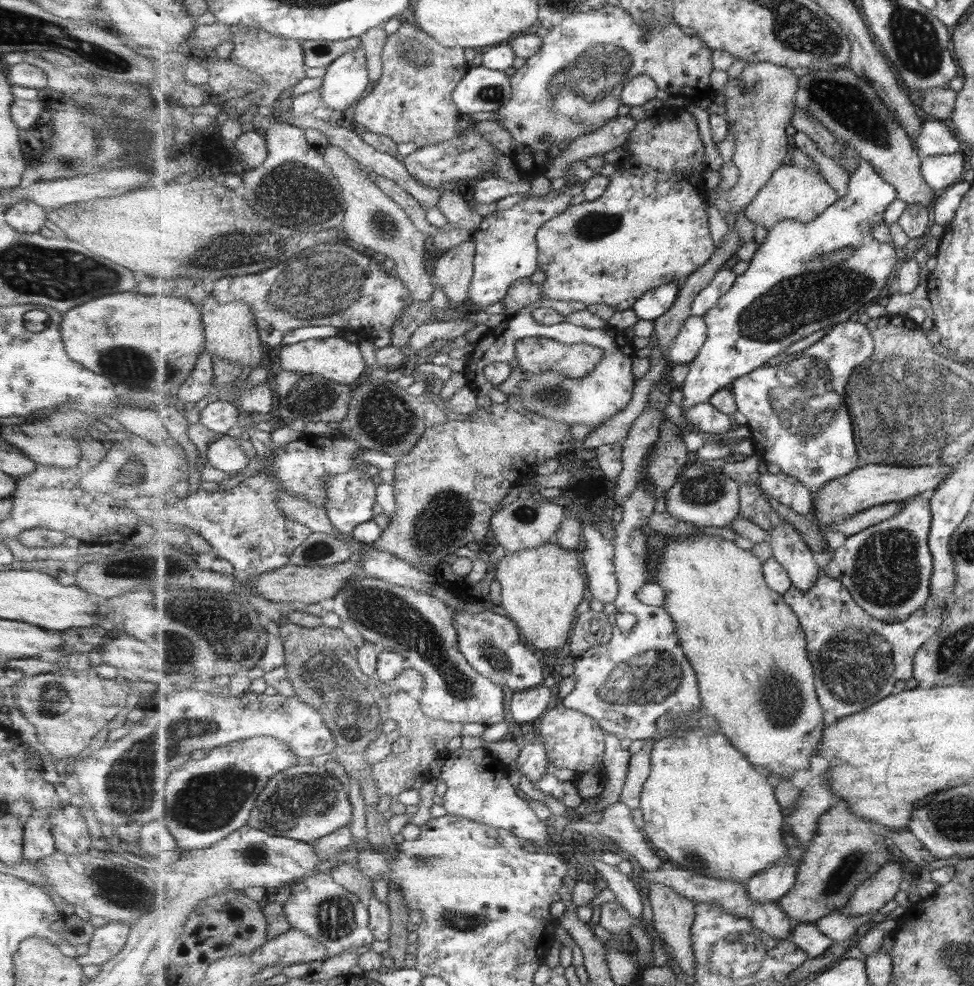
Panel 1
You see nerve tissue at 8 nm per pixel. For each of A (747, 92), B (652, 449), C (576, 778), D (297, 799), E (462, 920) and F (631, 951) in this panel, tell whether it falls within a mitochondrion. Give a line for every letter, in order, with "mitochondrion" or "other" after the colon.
A: mitochondrion
B: other
C: other
D: mitochondrion
E: mitochondrion
F: other

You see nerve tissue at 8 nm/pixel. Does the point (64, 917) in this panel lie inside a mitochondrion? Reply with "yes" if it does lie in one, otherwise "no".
no

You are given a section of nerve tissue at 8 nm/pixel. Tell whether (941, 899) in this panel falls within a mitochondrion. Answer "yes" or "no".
no

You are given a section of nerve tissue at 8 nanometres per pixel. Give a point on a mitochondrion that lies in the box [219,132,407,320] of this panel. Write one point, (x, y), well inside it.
(296, 191)

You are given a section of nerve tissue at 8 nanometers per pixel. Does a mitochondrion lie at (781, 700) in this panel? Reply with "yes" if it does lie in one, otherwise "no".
yes

